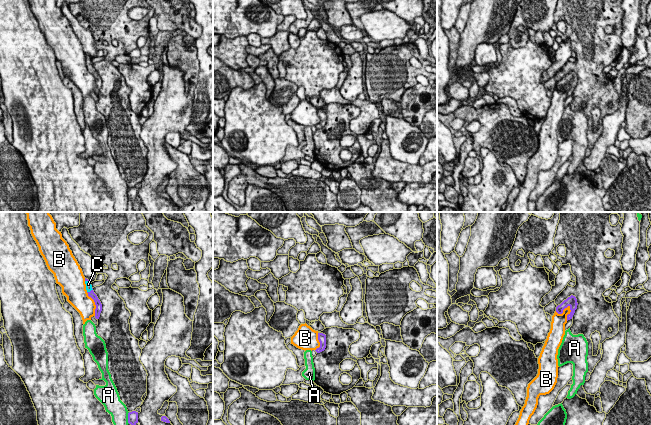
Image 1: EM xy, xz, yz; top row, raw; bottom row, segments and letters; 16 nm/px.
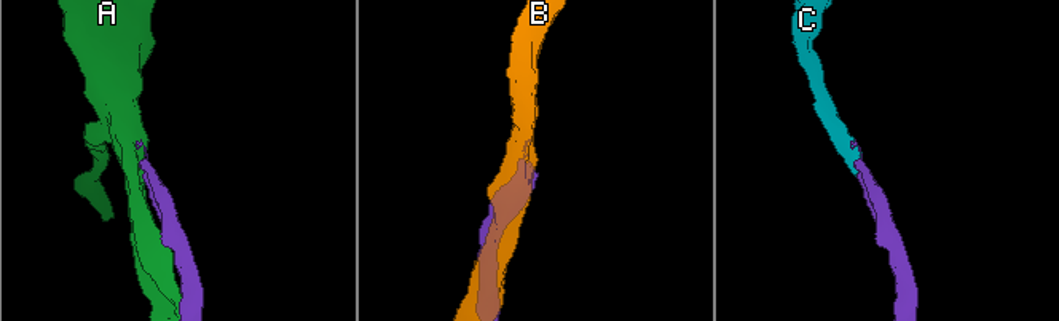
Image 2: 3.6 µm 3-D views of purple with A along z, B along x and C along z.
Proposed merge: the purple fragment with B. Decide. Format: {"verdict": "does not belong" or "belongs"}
{"verdict": "does not belong"}

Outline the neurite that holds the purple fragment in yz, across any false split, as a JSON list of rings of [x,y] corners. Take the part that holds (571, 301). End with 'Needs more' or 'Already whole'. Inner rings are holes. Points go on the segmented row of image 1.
[[[571,295],[566,300],[564,300],[560,305],[558,305],[556,307],[556,312],[558,314],[562,314],[563,310],[569,306],[571,312],[567,315],[567,321],[568,321],[568,320],[572,319],[572,317],[575,313],[575,310],[577,309],[577,305],[578,305],[578,303],[577,303],[576,297]]]. Already whole

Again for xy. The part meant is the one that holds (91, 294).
[[[85,278],[85,284],[86,284],[86,290],[87,290],[88,296],[94,300],[95,305],[96,305],[95,318],[99,319],[100,313],[102,311],[102,304],[100,300],[98,299],[97,295],[93,291],[91,281]]]. Needs more

